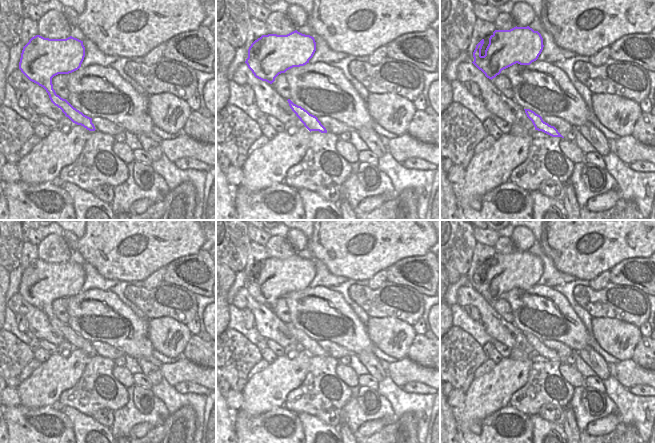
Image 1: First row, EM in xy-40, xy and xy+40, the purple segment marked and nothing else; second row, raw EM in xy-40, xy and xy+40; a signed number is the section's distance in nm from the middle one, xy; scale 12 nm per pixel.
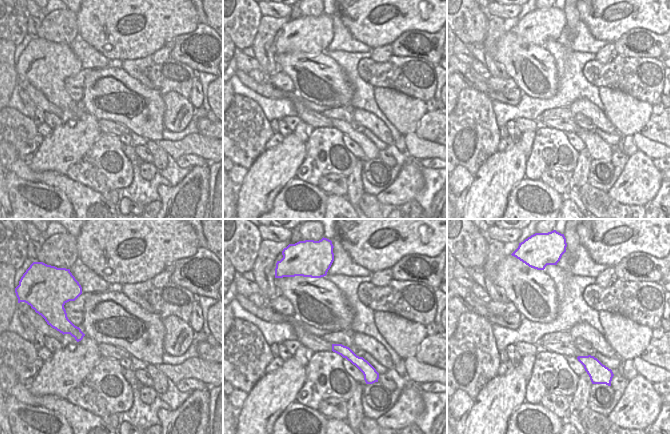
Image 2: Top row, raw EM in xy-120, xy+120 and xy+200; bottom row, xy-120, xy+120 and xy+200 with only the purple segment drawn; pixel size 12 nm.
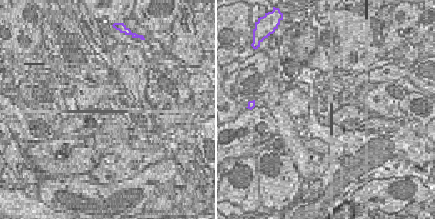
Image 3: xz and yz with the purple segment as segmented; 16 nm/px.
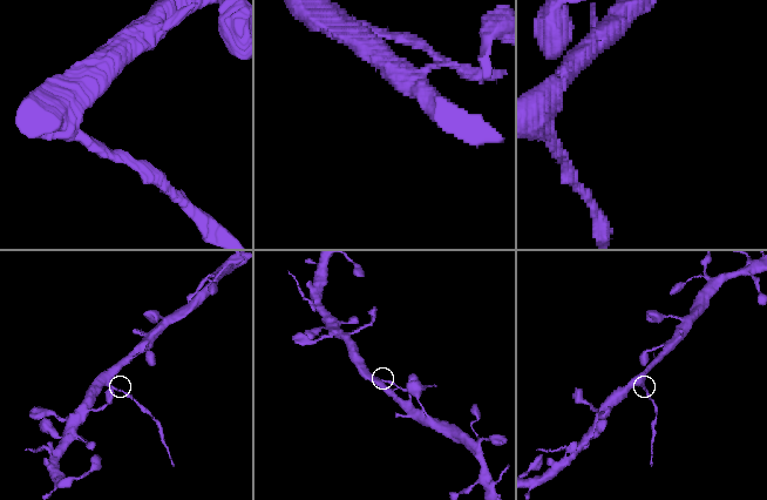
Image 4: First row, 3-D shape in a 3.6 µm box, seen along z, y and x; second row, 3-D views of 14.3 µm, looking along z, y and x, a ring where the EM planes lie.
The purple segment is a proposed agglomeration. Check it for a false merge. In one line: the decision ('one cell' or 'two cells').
two cells

